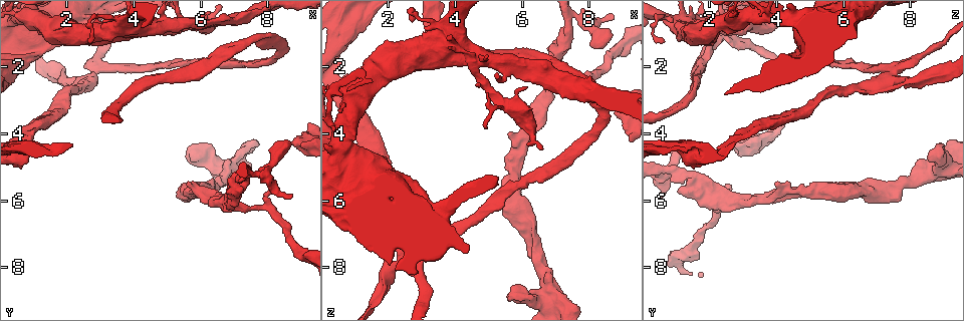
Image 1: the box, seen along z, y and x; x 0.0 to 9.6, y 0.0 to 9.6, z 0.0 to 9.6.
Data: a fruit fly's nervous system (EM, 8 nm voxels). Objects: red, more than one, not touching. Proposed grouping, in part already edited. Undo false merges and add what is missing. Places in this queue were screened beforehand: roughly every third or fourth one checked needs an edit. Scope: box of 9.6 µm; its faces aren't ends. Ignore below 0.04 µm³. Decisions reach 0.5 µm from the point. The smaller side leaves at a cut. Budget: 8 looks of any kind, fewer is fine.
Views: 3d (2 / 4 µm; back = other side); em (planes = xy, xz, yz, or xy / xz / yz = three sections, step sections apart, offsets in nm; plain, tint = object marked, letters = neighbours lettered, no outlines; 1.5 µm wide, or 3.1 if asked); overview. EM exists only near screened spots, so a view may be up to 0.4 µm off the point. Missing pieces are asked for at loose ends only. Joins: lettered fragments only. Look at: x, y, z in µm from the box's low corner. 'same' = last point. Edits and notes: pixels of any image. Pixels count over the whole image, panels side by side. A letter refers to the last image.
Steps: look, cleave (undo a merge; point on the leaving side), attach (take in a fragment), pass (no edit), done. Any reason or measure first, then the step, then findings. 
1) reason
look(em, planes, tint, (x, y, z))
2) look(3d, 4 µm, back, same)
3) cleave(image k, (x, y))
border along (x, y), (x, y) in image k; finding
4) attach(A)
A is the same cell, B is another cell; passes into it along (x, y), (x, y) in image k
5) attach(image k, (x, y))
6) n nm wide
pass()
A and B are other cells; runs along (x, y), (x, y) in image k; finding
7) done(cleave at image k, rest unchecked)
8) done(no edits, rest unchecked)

abrupt turn
look(3d, 4 µm, (0.80, 4.30, 0.90))

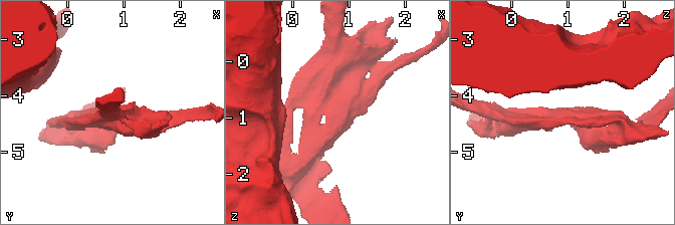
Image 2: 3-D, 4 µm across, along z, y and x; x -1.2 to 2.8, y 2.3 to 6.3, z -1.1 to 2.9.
need the tissue
look(em, planes, letters, (0.85, 4.30, 0.90))

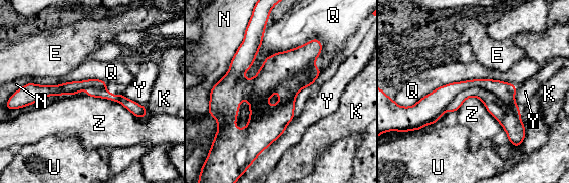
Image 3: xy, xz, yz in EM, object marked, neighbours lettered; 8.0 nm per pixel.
3 arms
cleave(image 3, (501, 111))
E, K, N, Q, U, Y and Z are other cells; the part that leaves runs along (450, 107), (480, 93), (520, 130) in image 3; two neurons meet here

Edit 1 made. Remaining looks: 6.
see it whole again
look(overview)

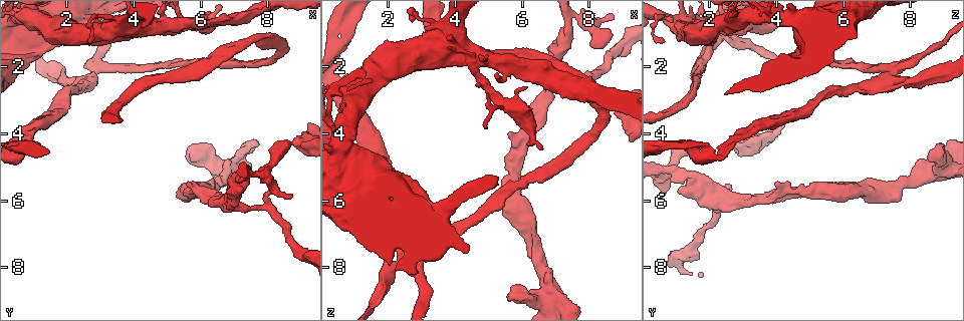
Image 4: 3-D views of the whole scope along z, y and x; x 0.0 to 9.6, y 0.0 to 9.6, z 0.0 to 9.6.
sharp bend
look(3d, 2 µm, back, (5.35, 0.85, 3.05))

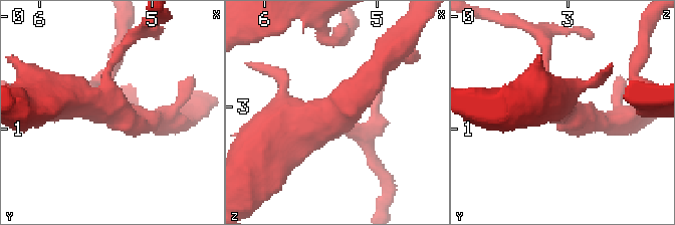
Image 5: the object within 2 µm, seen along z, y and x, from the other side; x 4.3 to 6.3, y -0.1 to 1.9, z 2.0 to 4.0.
now the EM
look(em, planes, tint, (5.40, 0.84, 3.04))

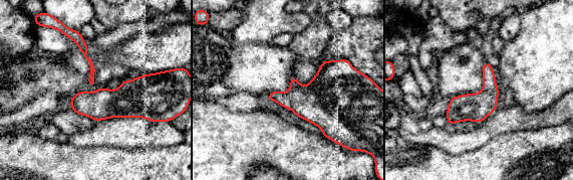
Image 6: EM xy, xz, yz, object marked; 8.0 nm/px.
what lies round it
look(em, planes, letters, same)

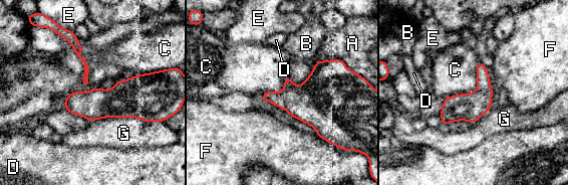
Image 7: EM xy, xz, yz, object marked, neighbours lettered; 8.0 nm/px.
70 nm wide
pass()
A, B, C, D, E, F and G are other cells; border along (478, 61), (477, 88), (446, 98) in image 7; all the same neuron

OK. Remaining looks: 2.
thick end
look(em, xz, step 4, tint, (5.65, 4.60, 9.05))

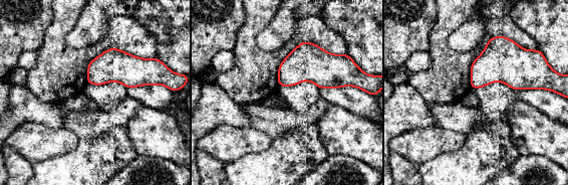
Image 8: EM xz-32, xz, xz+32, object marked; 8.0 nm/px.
what lies round it
look(em, xz, step 4, letters, same)

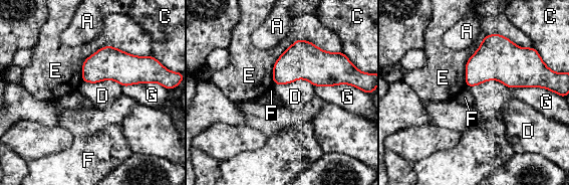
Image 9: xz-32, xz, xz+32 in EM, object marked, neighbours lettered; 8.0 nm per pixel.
pass()
A, C, D, E, F and G are other cells; border along (292, 81), (274, 84) in image 9; no lettered fragment goes on from it

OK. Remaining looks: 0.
done(cleave at image 3, rest unchecked)

